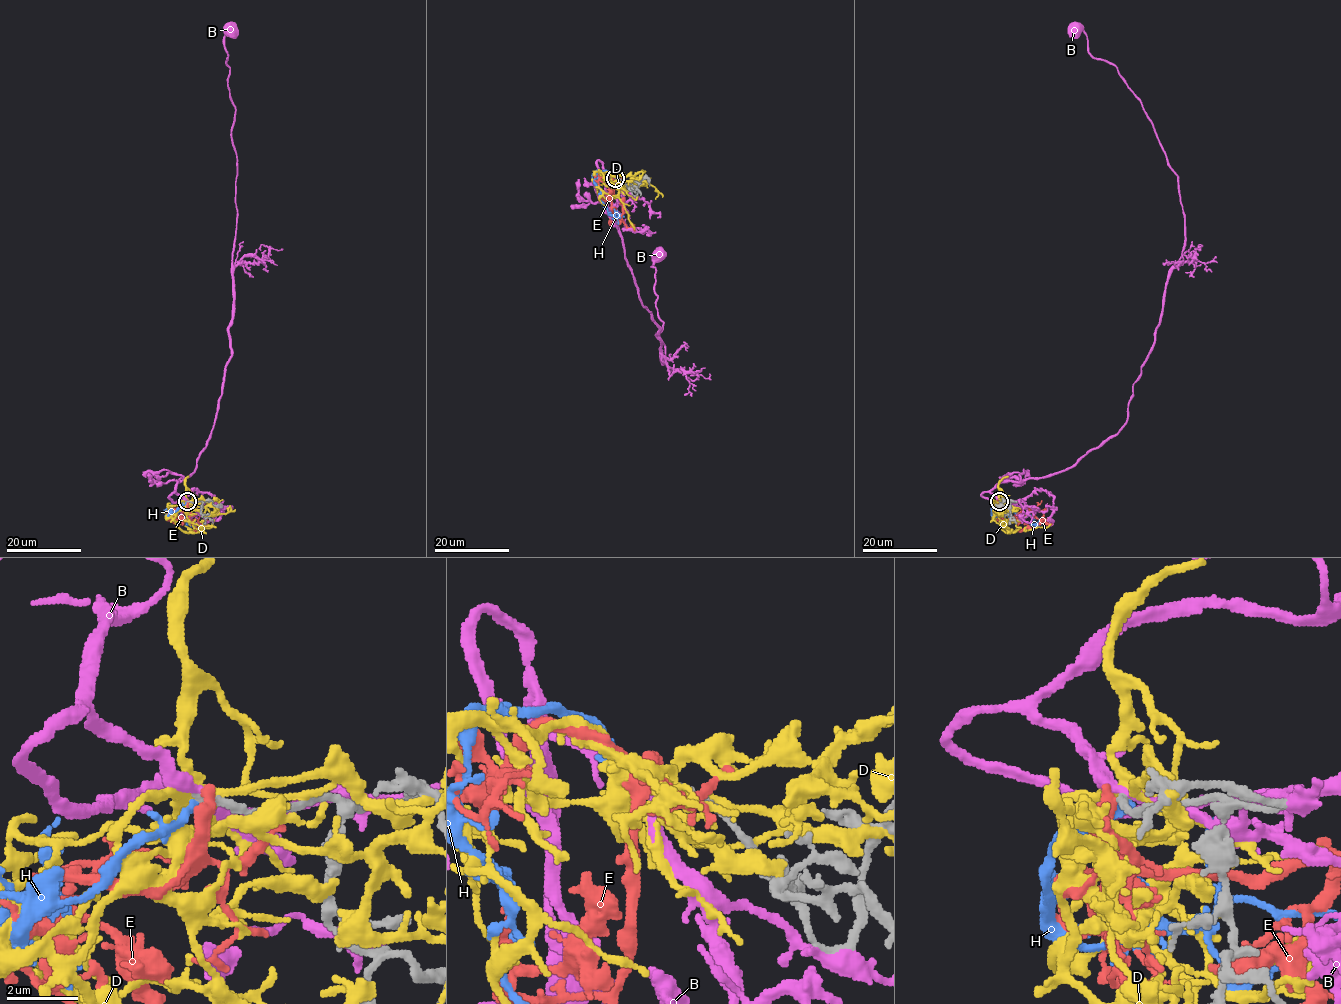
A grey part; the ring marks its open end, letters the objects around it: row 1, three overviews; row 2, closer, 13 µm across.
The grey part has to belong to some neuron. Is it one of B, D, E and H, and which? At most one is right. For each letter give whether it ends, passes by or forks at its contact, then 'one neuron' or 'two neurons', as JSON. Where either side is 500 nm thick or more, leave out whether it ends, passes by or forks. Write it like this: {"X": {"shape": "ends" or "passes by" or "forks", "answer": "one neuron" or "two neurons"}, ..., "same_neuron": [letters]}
{"B": {"shape": "passes by", "answer": "two neurons"}, "D": {"shape": "forks", "answer": "two neurons"}, "E": {"shape": "ends", "answer": "two neurons"}, "H": {"shape": "ends", "answer": "two neurons"}, "same_neuron": []}

